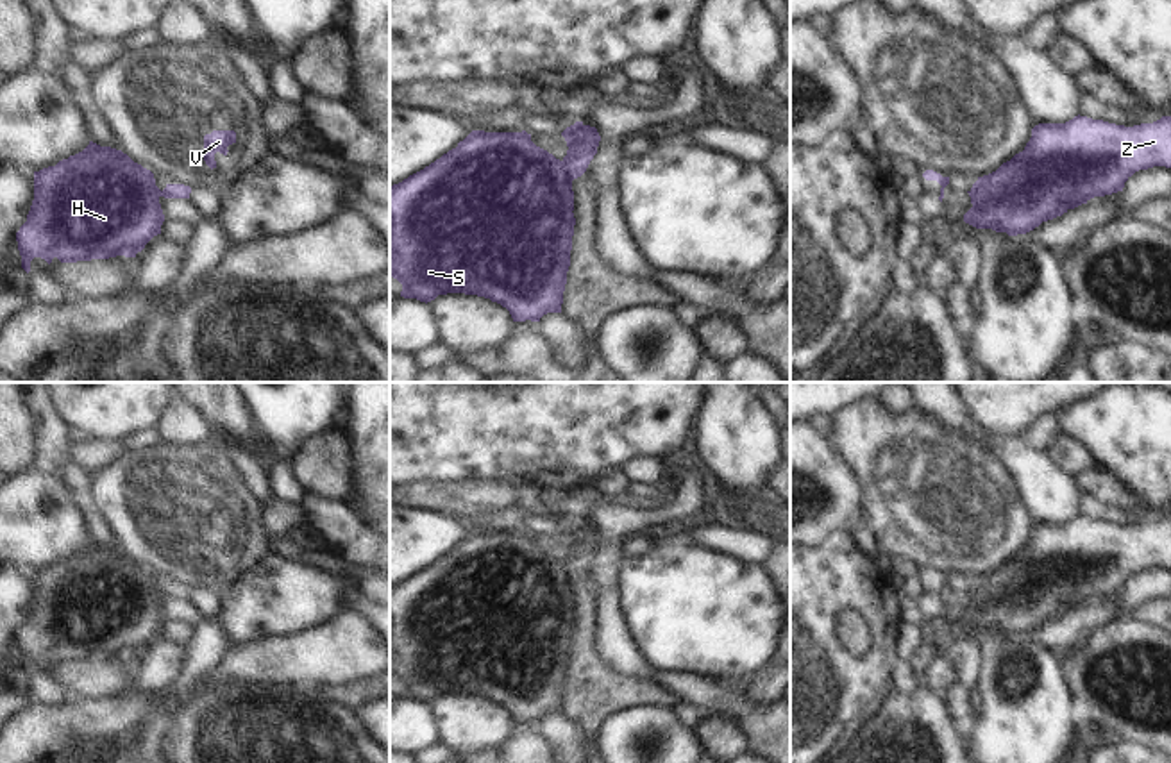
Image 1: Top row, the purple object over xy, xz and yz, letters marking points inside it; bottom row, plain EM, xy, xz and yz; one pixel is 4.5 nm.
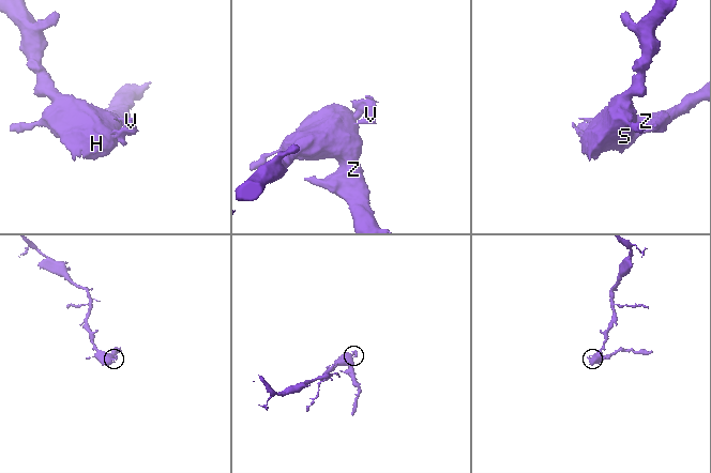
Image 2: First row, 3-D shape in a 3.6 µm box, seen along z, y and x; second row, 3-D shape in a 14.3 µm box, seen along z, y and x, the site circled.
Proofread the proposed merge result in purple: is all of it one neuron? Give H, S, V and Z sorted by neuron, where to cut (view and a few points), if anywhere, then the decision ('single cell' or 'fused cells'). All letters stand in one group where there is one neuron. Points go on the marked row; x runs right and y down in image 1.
H S Z / V | xz (562, 161), (571, 181) | fused cells

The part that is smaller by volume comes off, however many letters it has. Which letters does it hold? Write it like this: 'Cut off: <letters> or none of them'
Cut off: V

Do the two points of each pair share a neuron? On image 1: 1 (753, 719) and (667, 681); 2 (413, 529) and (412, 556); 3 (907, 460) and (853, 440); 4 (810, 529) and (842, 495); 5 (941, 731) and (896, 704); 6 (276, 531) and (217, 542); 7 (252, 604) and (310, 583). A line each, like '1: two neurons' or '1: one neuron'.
1: one neuron
2: one neuron
3: one neuron
4: one neuron
5: one neuron
6: two neurons
7: one neuron

